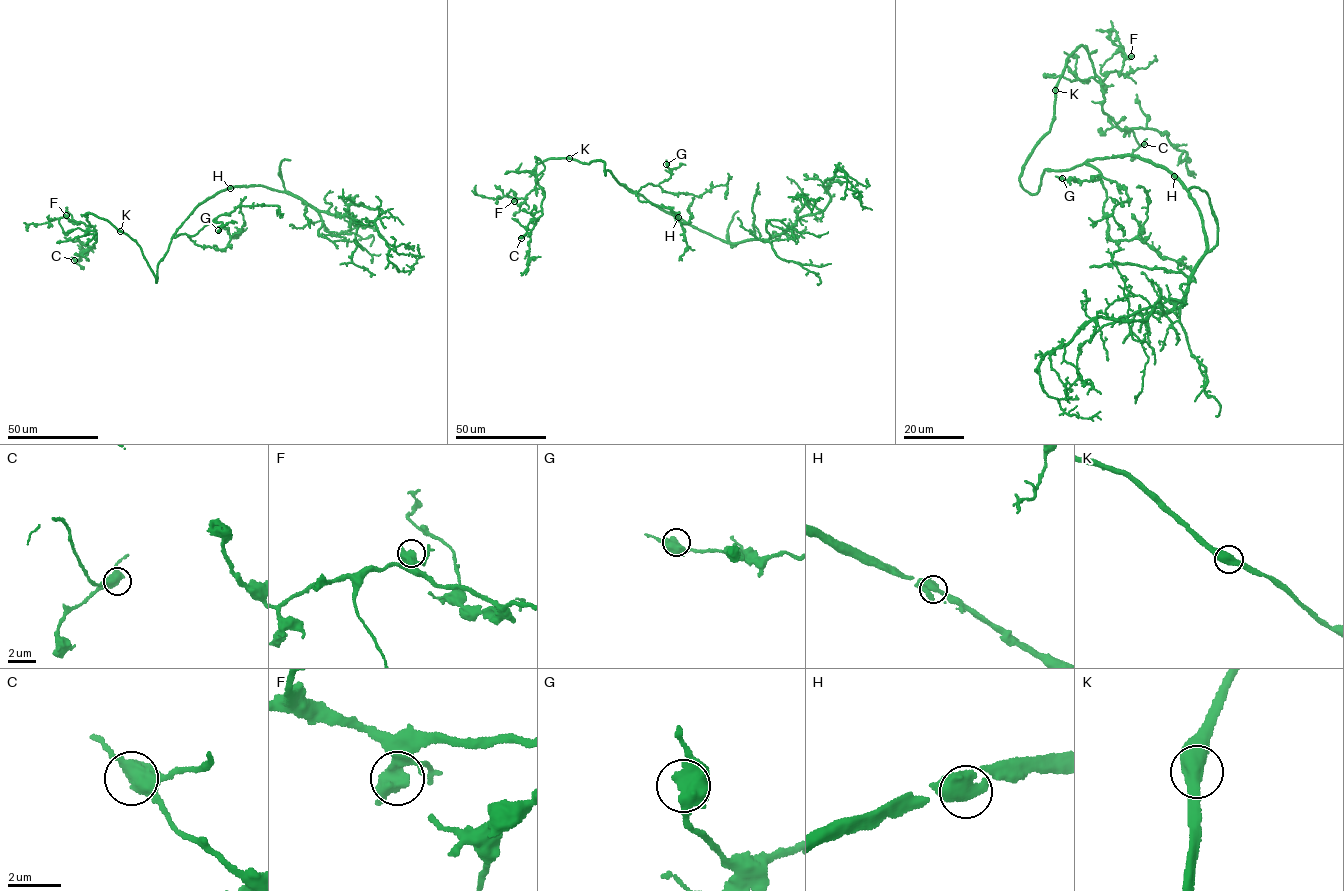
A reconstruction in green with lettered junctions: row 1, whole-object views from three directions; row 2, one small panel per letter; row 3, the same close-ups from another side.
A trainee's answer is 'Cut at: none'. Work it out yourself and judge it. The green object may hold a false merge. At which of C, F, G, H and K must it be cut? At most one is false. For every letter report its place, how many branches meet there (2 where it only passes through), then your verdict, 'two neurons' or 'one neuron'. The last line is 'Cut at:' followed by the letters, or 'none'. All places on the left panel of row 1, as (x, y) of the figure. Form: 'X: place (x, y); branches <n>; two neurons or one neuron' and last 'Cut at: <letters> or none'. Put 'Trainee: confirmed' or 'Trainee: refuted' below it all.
C: place (74, 260); branches 2; one neuron
F: place (66, 215); branches 2; one neuron
G: place (218, 230); branches 2; one neuron
H: place (230, 188); branches 2; one neuron
K: place (120, 231); branches 2; one neuron
Cut at: none
Trainee: confirmed

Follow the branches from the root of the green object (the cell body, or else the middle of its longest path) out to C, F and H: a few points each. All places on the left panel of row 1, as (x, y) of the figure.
C: (205, 200), (171, 238), (158, 264), (156, 282), (135, 241), (89, 213), (96, 242), (74, 260)
F: (205, 200), (171, 238), (158, 264), (156, 282), (142, 249), (127, 235), (89, 213), (91, 226), (66, 215)
H: (205, 200), (230, 188)

